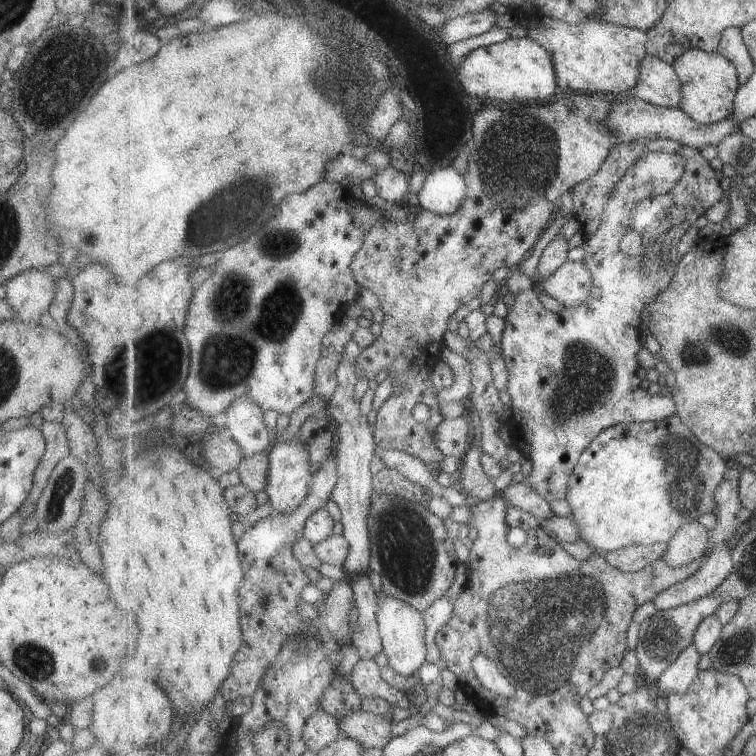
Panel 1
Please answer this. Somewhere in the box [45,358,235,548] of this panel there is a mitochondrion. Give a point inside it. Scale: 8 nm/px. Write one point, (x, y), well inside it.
(60, 491)

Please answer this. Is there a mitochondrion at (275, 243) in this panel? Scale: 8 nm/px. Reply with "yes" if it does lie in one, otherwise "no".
yes

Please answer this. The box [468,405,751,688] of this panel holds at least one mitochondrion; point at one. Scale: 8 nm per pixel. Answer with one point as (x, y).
(678, 460)

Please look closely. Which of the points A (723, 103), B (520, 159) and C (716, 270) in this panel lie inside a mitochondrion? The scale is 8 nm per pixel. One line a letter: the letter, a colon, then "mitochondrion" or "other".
A: other
B: mitochondrion
C: other

